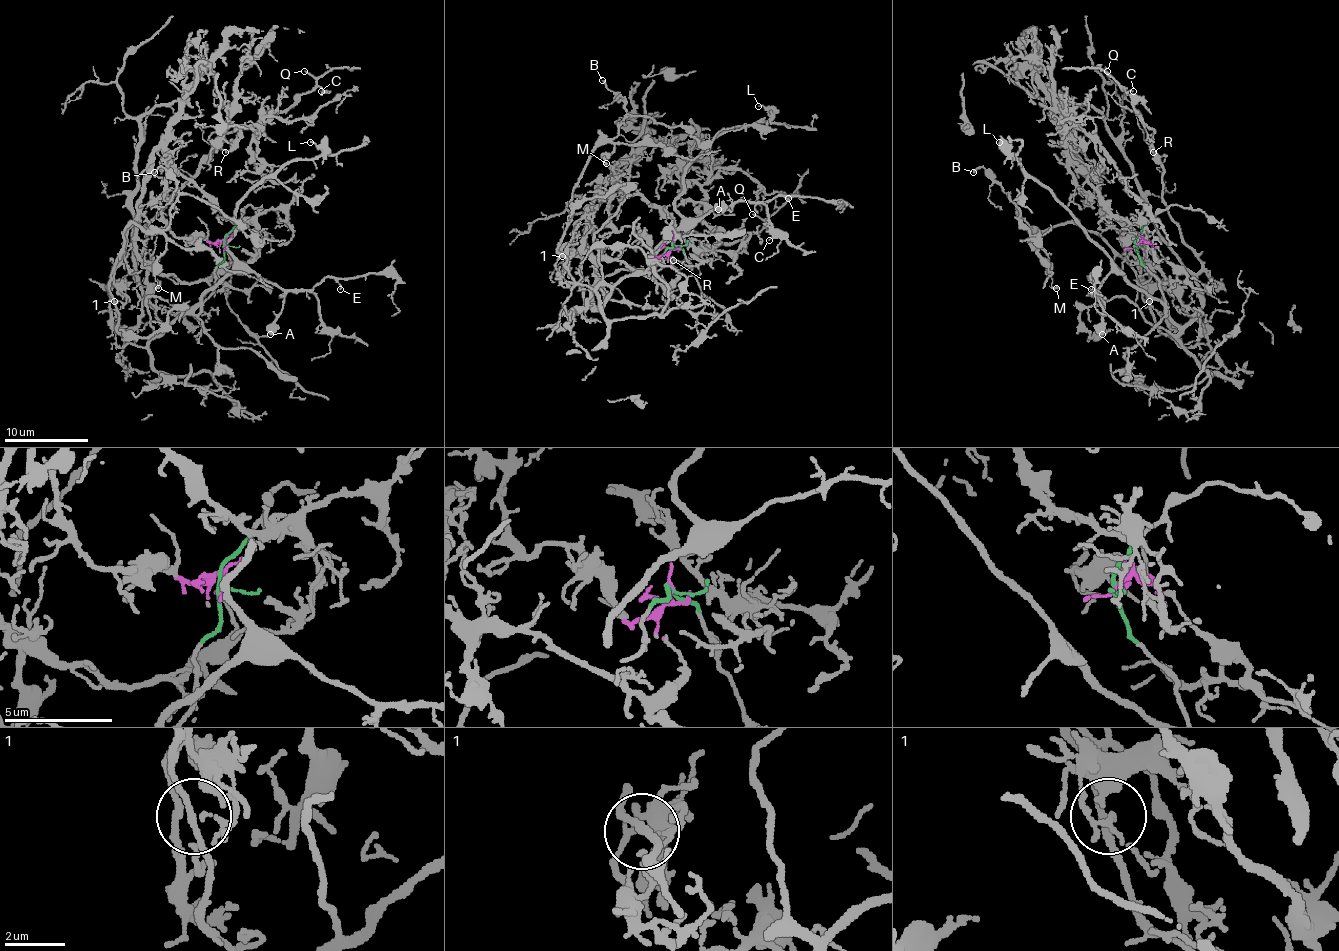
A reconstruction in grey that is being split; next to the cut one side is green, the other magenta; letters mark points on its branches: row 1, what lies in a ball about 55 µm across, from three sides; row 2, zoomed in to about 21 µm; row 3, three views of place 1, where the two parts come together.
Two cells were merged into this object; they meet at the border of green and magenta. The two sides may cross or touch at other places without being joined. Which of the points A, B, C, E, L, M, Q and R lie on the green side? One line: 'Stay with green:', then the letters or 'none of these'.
Stay with green: A, B, C, E, L, M, Q, R

